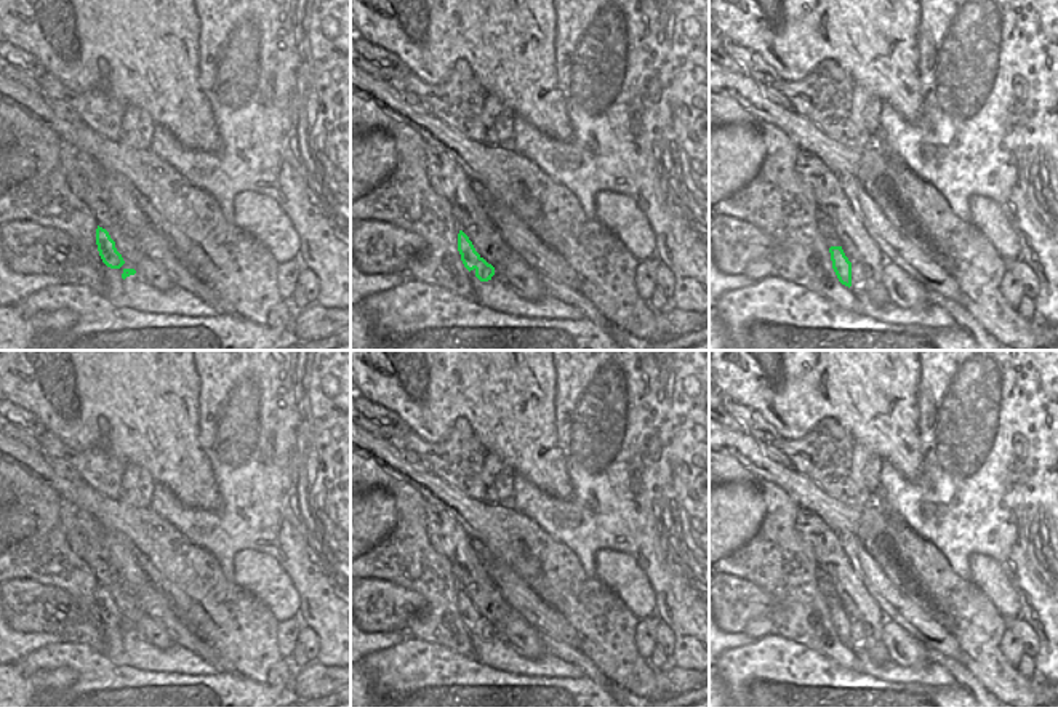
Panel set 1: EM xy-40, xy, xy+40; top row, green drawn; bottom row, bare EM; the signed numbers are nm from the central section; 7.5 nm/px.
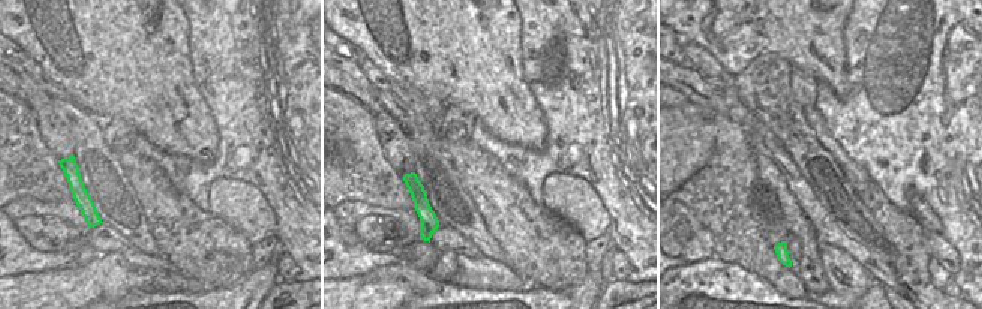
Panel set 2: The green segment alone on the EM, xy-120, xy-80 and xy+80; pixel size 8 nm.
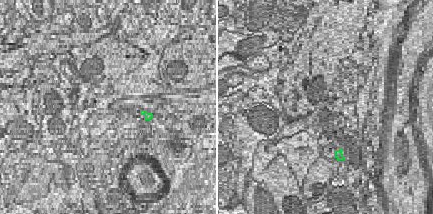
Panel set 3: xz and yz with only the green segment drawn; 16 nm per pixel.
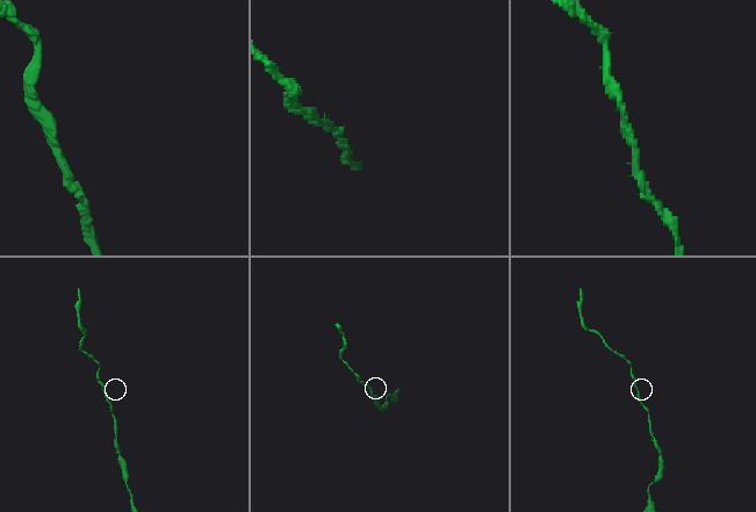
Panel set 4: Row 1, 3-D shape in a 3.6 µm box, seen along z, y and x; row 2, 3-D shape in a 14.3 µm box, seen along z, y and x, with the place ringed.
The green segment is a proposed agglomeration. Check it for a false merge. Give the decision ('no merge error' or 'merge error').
no merge error

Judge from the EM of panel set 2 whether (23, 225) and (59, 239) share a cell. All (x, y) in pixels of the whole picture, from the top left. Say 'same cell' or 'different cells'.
same cell

